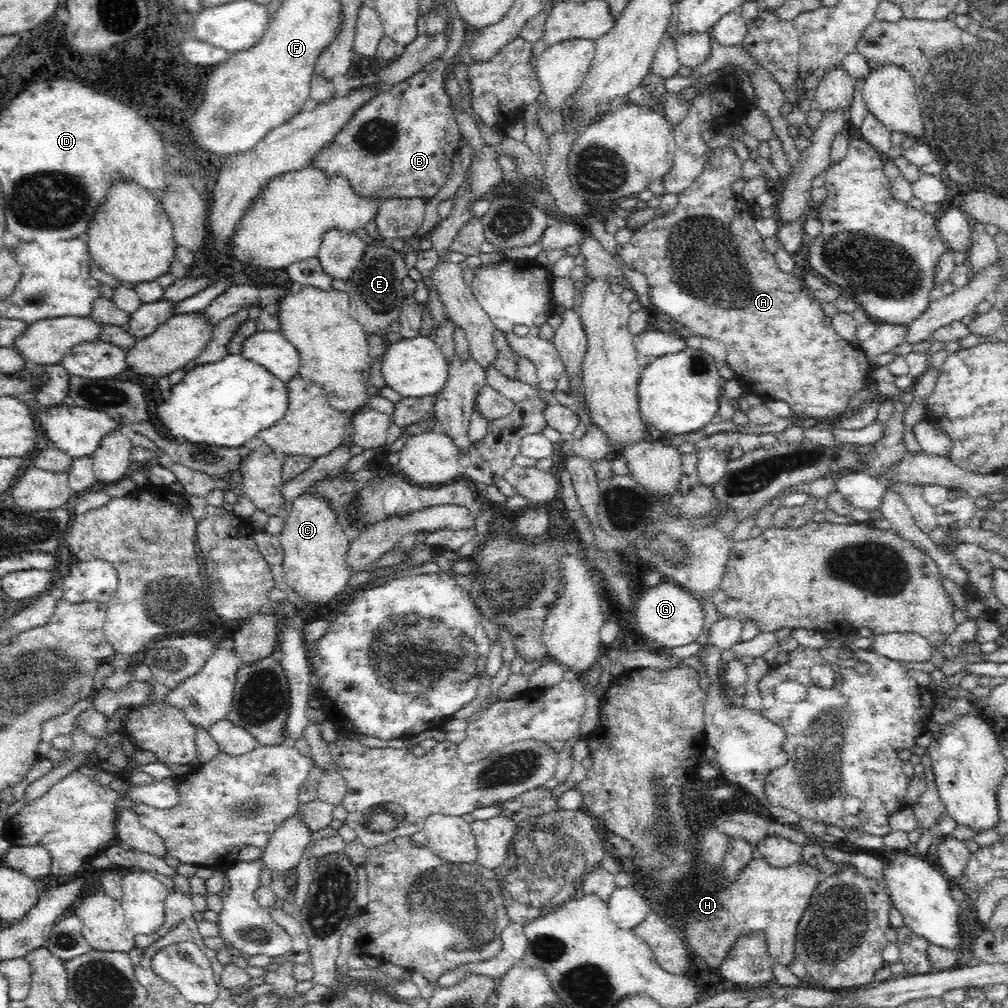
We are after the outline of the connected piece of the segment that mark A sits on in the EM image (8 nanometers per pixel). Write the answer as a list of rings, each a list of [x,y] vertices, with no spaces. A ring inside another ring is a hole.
[[[728,145],[724,148],[716,148],[709,150],[706,155],[706,161],[700,176],[694,180],[694,184],[690,188],[686,188],[684,192],[678,195],[678,204],[662,218],[655,217],[650,222],[646,222],[642,228],[636,230],[632,234],[630,241],[624,244],[616,245],[616,254],[624,260],[624,264],[646,275],[648,285],[650,285],[650,299],[652,304],[652,313],[664,313],[671,316],[675,322],[681,322],[684,326],[681,330],[674,330],[670,334],[678,339],[690,336],[690,334],[706,336],[706,338],[714,338],[724,343],[727,352],[727,364],[735,372],[737,381],[744,387],[744,392],[754,394],[763,401],[783,400],[789,404],[793,414],[799,418],[816,418],[816,419],[833,419],[840,414],[847,414],[846,410],[850,398],[854,397],[854,393],[864,388],[866,378],[871,372],[868,357],[864,355],[864,351],[856,345],[852,345],[850,341],[843,339],[832,326],[832,317],[826,316],[822,311],[822,306],[818,301],[813,299],[809,294],[808,288],[804,282],[795,278],[792,273],[786,274],[780,270],[774,261],[774,255],[767,251],[762,244],[765,239],[755,230],[755,216],[753,215],[752,206],[748,205],[742,196],[738,196],[732,191],[733,184],[736,180],[743,179],[742,164],[744,162],[735,154],[735,149]]]

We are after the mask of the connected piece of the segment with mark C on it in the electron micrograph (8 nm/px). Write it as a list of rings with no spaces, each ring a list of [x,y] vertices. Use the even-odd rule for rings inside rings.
[[[309,489],[297,496],[289,506],[289,512],[286,514],[283,522],[283,529],[280,532],[280,540],[284,551],[283,572],[285,583],[306,599],[307,606],[314,604],[315,609],[319,606],[326,606],[342,597],[342,594],[348,591],[348,581],[350,577],[360,570],[352,570],[347,566],[346,555],[349,549],[352,534],[344,528],[338,519],[336,513],[330,507],[328,499],[316,495]]]

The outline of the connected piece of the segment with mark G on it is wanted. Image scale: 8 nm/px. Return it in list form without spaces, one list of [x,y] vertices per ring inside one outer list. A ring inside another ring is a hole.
[[[668,580],[646,590],[636,606],[638,630],[656,647],[672,649],[703,640],[704,608],[701,598]]]

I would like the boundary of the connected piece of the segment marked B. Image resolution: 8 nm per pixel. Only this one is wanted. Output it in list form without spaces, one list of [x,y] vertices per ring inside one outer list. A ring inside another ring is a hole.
[[[438,58],[424,65],[422,69],[412,74],[412,76],[405,78],[402,82],[392,85],[387,90],[382,90],[380,93],[374,95],[364,106],[357,108],[353,112],[353,115],[346,121],[346,124],[338,131],[334,140],[328,142],[328,144],[316,154],[316,157],[312,159],[310,166],[320,169],[326,177],[342,176],[348,179],[348,183],[352,185],[352,191],[356,193],[356,196],[382,199],[382,201],[396,197],[430,200],[448,180],[448,175],[453,168],[452,164],[454,164],[452,160],[455,159],[455,154],[462,138],[458,123],[455,121],[455,109],[451,108],[451,98],[449,98],[445,91],[445,74],[447,73],[447,68],[447,63],[442,62],[442,59]]]

